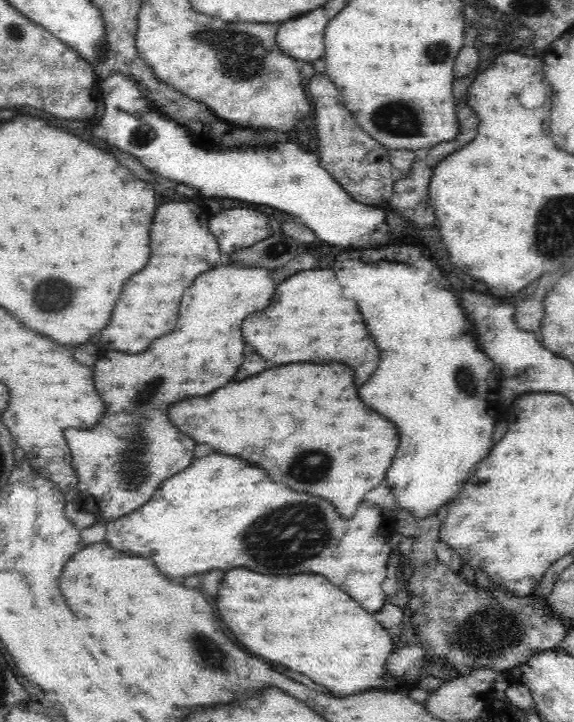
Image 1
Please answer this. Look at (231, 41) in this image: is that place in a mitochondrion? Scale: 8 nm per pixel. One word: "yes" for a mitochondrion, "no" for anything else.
yes

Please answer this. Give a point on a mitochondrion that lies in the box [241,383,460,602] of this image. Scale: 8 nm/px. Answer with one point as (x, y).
(328, 462)

